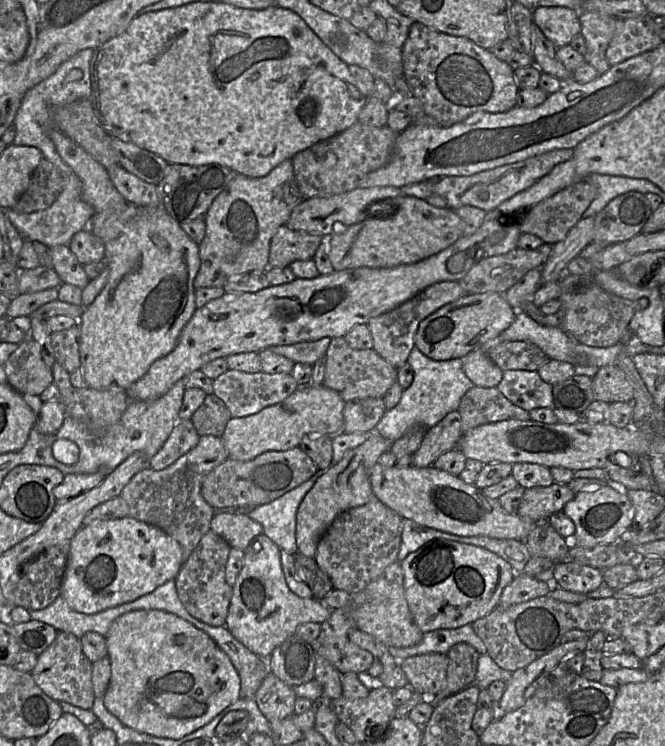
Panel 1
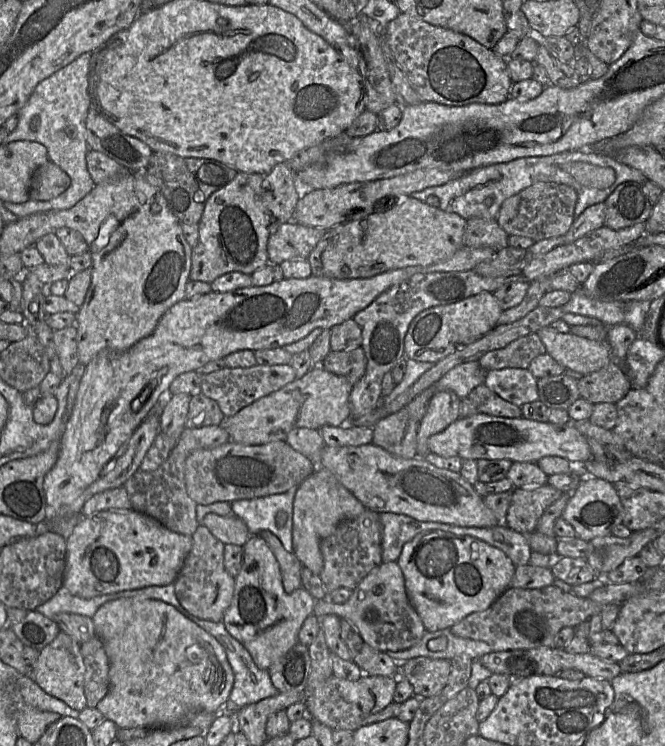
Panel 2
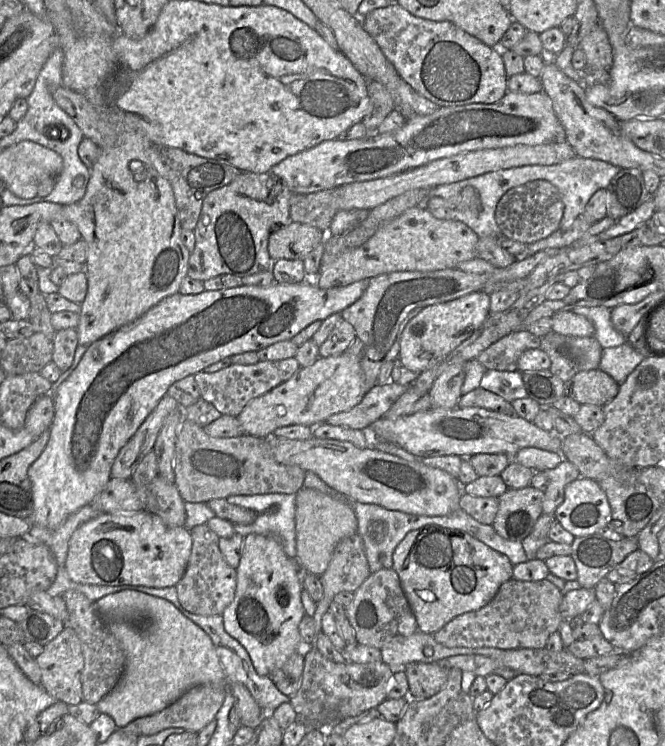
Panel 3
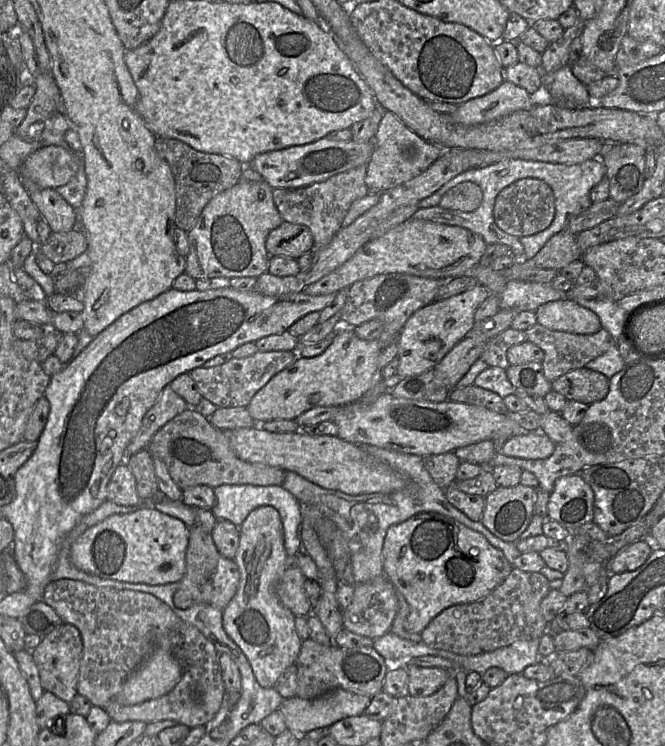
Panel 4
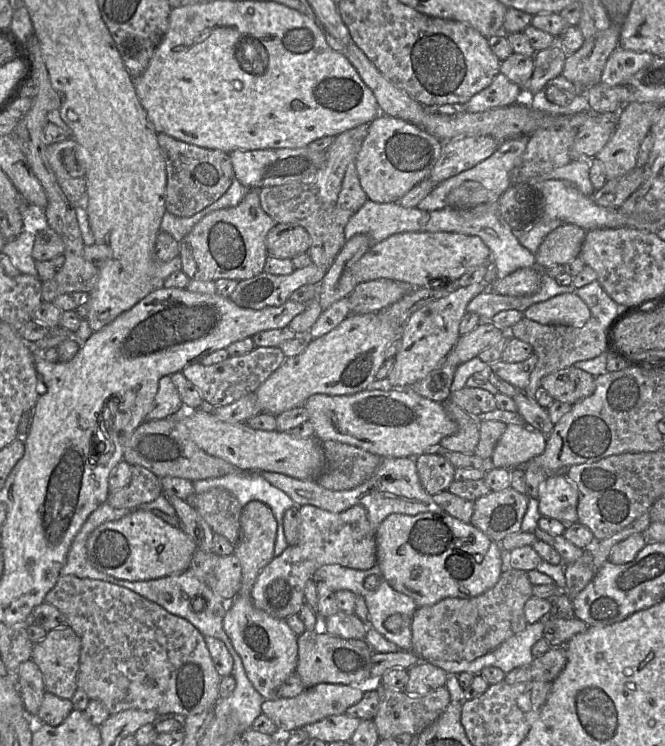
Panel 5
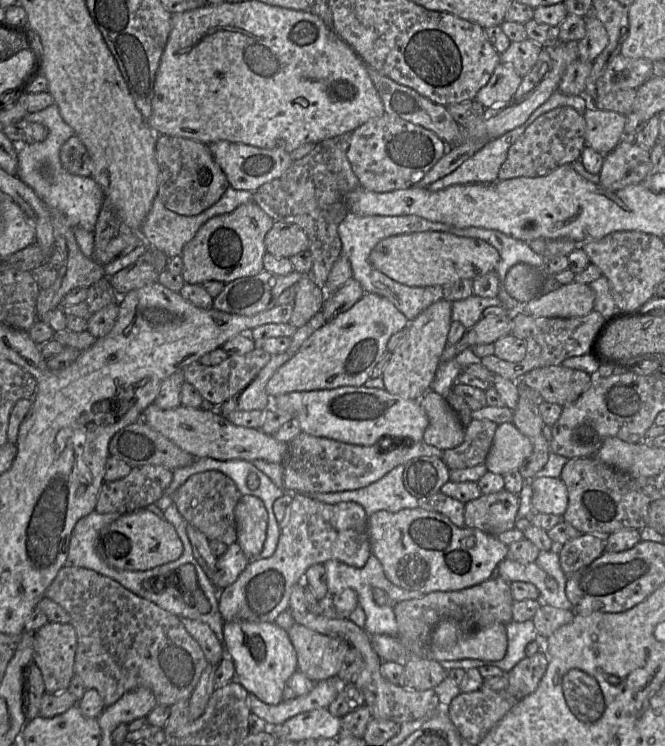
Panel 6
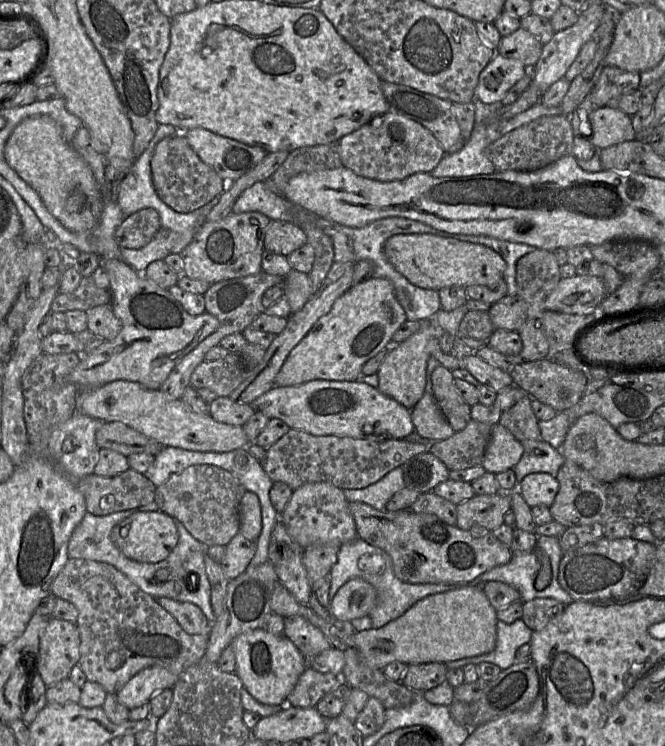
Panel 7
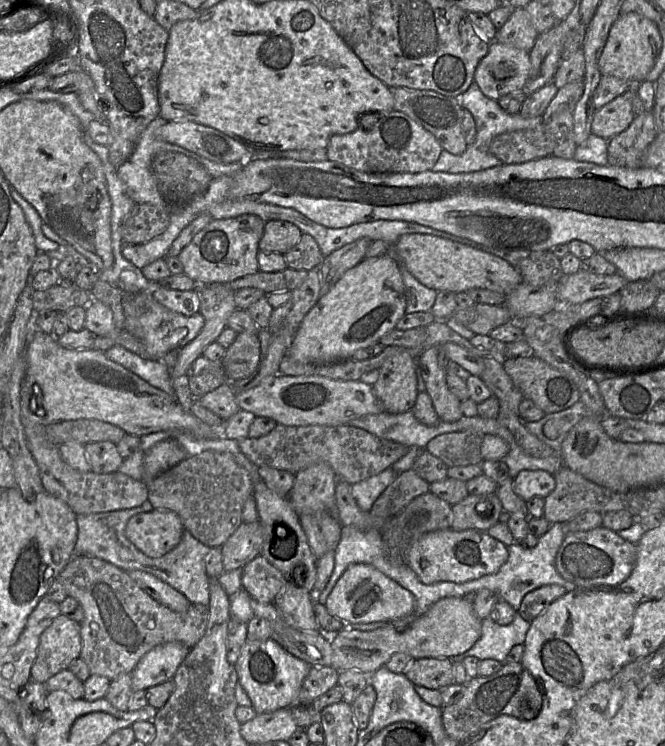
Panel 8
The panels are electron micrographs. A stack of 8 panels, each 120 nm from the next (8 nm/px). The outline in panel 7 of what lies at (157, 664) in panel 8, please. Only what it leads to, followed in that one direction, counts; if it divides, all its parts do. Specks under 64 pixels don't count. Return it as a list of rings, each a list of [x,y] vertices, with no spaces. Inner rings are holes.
[[[161,666],[145,668],[133,676],[117,693],[117,701],[129,710],[149,703],[159,691],[172,689],[177,681],[175,675]]]

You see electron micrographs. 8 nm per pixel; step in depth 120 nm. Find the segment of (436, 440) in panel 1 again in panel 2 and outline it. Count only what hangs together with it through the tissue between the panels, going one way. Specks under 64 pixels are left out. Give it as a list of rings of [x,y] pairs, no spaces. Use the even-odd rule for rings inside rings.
[[[437,390],[429,401],[426,413],[421,420],[417,433],[417,457],[430,453],[428,439],[443,431],[460,418],[461,399],[451,391]]]

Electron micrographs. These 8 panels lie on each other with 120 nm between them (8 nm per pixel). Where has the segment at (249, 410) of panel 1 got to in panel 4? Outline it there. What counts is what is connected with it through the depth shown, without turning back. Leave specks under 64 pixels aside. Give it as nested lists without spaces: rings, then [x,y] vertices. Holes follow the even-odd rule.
[[[297,351],[260,352],[246,358],[231,358],[229,361],[210,368],[198,367],[188,374],[195,382],[201,396],[218,408],[246,407],[254,395],[264,387],[269,380],[293,364],[299,354]]]

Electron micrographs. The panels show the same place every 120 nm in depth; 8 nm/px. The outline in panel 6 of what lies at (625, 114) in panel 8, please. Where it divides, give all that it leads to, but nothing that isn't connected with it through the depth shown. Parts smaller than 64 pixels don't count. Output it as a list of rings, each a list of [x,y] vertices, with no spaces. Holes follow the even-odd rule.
[[[589,107],[583,115],[586,146],[606,155],[621,143],[626,115],[593,107]]]

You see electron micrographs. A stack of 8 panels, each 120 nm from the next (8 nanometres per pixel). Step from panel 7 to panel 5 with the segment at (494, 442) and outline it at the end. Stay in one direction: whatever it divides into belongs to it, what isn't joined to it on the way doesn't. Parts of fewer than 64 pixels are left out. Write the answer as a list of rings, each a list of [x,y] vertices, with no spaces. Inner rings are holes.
[[[507,424],[499,438],[491,460],[495,468],[514,469],[524,466],[546,447],[547,436],[528,426]]]

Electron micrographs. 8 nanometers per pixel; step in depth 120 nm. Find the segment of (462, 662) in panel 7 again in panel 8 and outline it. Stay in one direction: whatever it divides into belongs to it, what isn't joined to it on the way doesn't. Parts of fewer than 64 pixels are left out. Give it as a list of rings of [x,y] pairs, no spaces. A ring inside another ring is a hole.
[[[518,612],[508,625],[497,624],[489,617],[484,618],[479,640],[466,652],[448,659],[452,663],[462,663],[464,658],[473,656],[479,660],[494,659],[502,664],[507,663],[506,657],[511,648],[524,643],[530,624]]]

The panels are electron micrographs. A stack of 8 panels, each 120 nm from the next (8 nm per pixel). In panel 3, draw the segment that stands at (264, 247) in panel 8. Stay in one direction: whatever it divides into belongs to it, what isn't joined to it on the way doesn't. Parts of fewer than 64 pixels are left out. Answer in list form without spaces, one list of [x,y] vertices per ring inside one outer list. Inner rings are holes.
[[[291,221],[270,234],[269,255],[273,261],[303,260],[319,244],[324,243],[327,235],[327,232],[311,225]]]

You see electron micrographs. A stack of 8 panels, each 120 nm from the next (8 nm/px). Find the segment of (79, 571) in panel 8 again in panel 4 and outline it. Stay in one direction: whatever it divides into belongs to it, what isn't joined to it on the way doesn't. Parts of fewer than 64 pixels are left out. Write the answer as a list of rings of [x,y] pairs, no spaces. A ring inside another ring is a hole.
[[[60,579],[51,581],[44,589],[42,601],[52,607],[64,623],[74,625],[81,634],[83,652],[78,678],[78,694],[85,696],[92,705],[103,708],[112,721],[142,721],[147,724],[173,720],[189,728],[204,726],[218,712],[226,688],[219,663],[219,653],[214,645],[193,625],[178,617],[162,600],[144,592],[126,589],[97,587],[80,580]],[[155,650],[171,652],[182,664],[182,676],[169,693],[137,705],[122,705],[117,697],[131,674]]]

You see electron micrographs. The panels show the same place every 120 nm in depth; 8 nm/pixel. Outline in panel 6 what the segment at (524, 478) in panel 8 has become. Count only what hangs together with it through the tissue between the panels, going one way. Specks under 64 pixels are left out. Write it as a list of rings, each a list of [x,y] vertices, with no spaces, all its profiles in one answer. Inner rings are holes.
[[[535,477],[529,482],[532,488],[531,504],[535,512],[562,516],[568,506],[565,483],[558,477]]]

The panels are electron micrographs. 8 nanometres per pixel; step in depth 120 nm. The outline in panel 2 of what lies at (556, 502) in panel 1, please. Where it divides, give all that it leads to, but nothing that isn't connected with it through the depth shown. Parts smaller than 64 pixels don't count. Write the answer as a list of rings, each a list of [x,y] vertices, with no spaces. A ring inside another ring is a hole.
[[[549,485],[515,488],[504,525],[511,530],[529,535],[535,531],[545,510],[563,494]]]

